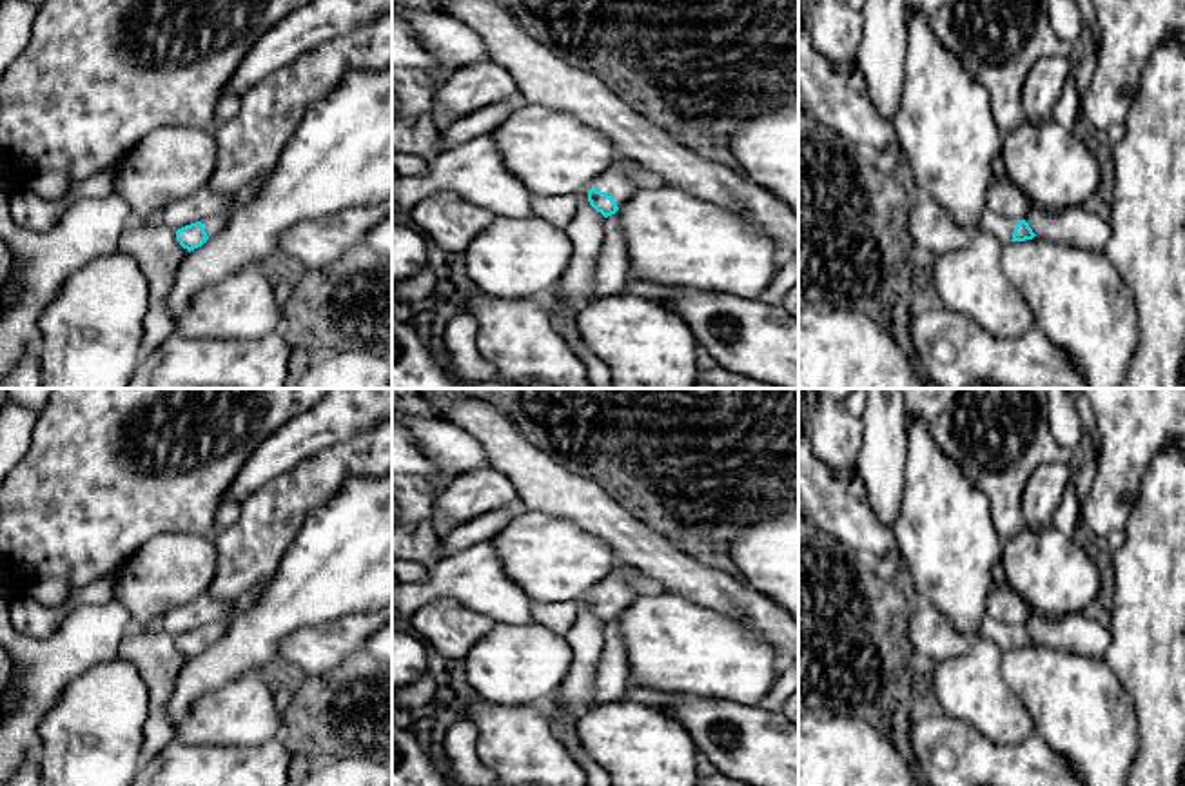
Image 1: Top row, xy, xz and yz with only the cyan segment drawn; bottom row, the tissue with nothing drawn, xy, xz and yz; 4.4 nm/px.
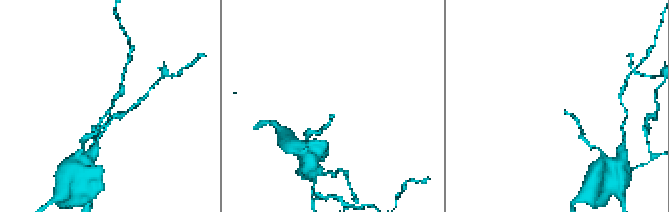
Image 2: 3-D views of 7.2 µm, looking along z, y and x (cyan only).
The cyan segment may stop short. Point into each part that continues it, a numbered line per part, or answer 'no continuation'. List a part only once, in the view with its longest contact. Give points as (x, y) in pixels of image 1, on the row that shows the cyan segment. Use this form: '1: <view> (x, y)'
1: xz (616, 182)

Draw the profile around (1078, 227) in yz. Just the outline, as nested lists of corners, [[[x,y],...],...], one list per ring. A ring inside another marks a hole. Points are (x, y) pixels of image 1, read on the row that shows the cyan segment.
[[[1029,200],[1029,203],[1031,211],[1025,221],[1036,236],[1076,249],[1105,252],[1111,238],[1109,221],[1091,214],[1083,207],[1062,209],[1058,214],[1047,214],[1034,201]]]

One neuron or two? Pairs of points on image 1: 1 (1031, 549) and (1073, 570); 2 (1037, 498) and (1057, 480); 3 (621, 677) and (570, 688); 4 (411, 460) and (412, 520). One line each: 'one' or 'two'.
1: one
2: one
3: two
4: one

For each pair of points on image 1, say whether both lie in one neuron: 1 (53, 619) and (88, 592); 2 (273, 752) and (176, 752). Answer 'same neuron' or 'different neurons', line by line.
1: same neuron
2: same neuron

